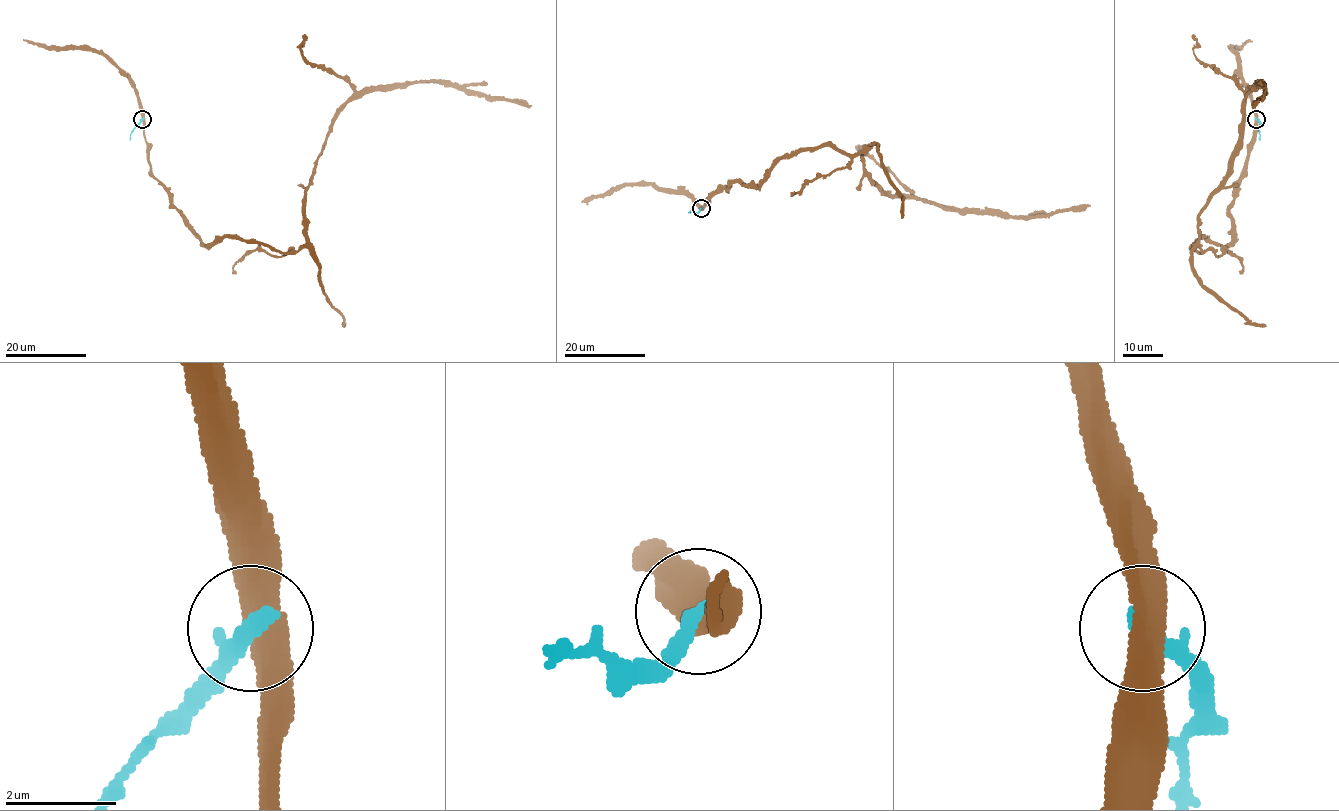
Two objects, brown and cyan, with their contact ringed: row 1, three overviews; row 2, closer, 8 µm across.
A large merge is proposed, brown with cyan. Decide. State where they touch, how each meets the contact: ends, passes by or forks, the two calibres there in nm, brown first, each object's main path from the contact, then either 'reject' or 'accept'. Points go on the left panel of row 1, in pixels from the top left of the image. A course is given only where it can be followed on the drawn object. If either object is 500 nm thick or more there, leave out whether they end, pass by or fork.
place (142, 119); brown passes by; cyan ends; calibres 440 and 360 nm; course brown (142, 119), (150, 173), (206, 245), (285, 252), (306, 243), (304, 190), (348, 102), (449, 81), (531, 106); course cyan (142, 119), (129, 140); reject

